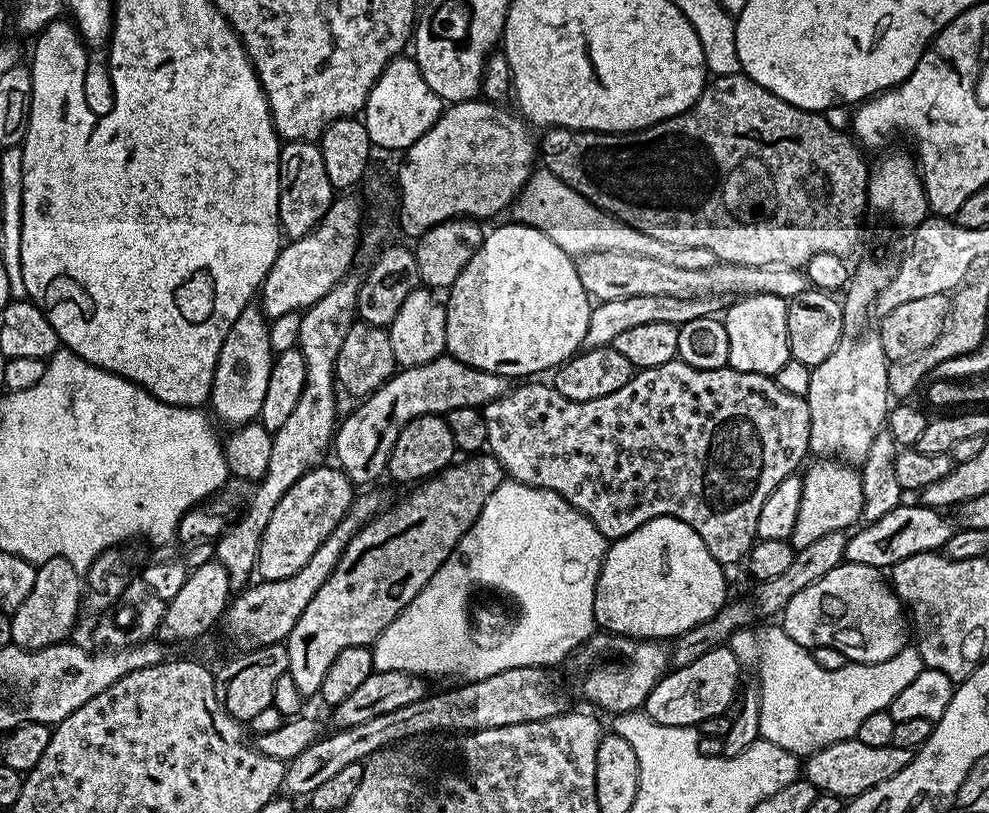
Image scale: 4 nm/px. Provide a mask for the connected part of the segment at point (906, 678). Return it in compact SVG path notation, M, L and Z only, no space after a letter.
M751 627L739 628L731 638L730 647L742 662L756 660L760 671L760 735L801 758L834 742L853 739L862 721L870 714L887 710L894 698L918 678L922 667L919 650L905 646L894 658L886 658L886 662L850 662L842 670L822 670L811 651L794 642L783 627L752 631Z

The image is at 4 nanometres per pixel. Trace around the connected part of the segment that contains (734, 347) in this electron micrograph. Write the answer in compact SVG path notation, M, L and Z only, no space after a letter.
M774 294L740 296L723 313L726 338L730 338L730 358L728 367L739 372L753 372L763 376L775 377L776 372L790 364L788 354L788 335L786 334L786 314L788 300Z

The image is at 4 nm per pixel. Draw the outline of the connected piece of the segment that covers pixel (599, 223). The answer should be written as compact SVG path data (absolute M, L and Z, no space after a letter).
M547 170L533 171L517 194L510 212L516 215L513 217L519 223L542 230L542 234L546 234L550 242L554 242L562 251L576 258L586 255L587 252L622 250L626 254L658 256L662 260L672 260L674 256L675 263L686 266L686 270L700 270L717 263L716 255L710 250L678 248L673 252L667 244L634 230L629 224L623 224L621 220L615 220L601 208L594 207L586 198L582 198L582 194L566 186L566 182L562 182L553 172Z

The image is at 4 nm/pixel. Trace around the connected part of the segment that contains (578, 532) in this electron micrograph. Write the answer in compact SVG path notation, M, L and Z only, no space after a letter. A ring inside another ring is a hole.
M514 479L504 483L486 498L482 514L470 526L470 530L458 542L458 546L446 558L446 562L430 578L430 582L408 603L386 626L386 630L371 645L372 667L375 671L402 670L412 676L433 678L432 676L456 676L461 681L490 678L490 674L502 674L502 670L515 668L548 668L559 660L573 655L597 631L594 618L594 594L600 573L600 563L608 553L609 541L604 535L566 498L554 490L535 488L519 484ZM472 584L496 584L512 592L524 607L524 620L512 636L500 640L493 648L478 646L468 637L468 624L464 624L464 595Z

